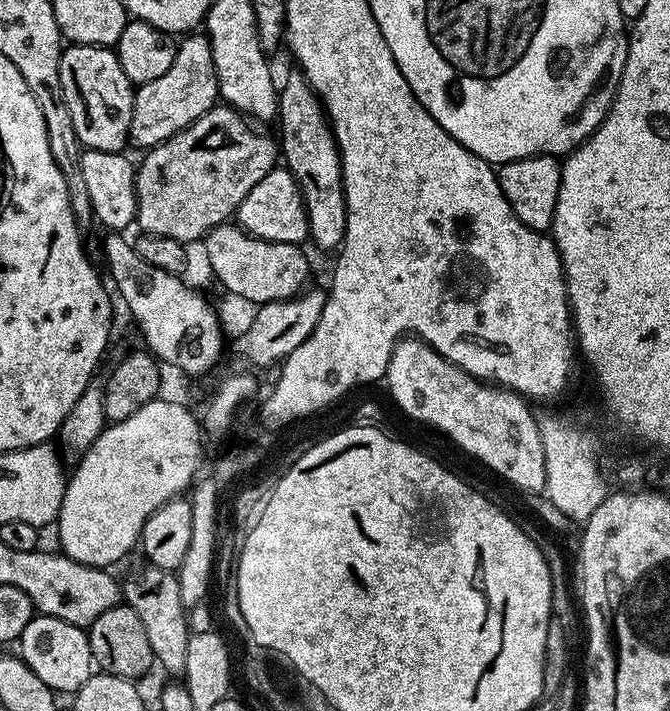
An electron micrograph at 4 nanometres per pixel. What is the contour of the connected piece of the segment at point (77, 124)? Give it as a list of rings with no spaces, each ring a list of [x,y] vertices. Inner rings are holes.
[[[69,43],[60,54],[60,77],[62,94],[66,98],[66,106],[70,106],[70,118],[74,121],[74,134],[78,134],[81,145],[94,150],[124,152],[130,144],[128,131],[132,121],[134,86],[126,78],[126,70],[122,70],[115,51],[98,44]]]

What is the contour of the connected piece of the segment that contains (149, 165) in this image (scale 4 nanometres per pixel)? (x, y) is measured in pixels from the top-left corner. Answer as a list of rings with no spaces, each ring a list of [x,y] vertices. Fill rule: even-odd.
[[[217,106],[211,108],[206,114],[202,114],[202,118],[198,118],[190,126],[186,126],[178,134],[174,134],[166,142],[162,142],[157,148],[149,148],[143,153],[144,161],[139,161],[136,169],[136,197],[138,198],[138,206],[136,207],[136,224],[139,231],[146,236],[161,236],[162,238],[174,238],[178,242],[182,242],[186,246],[192,246],[192,243],[203,241],[208,231],[217,228],[220,224],[227,224],[235,217],[236,212],[240,209],[242,198],[246,198],[246,194],[250,194],[250,190],[254,190],[254,186],[258,186],[258,182],[262,182],[262,178],[266,178],[266,174],[270,174],[272,168],[278,164],[278,144],[275,139],[272,140],[264,132],[255,132],[251,128],[249,117],[243,112],[236,111],[235,108],[227,106]]]

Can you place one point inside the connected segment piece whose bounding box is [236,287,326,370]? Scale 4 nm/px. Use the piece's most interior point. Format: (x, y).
(278, 329)

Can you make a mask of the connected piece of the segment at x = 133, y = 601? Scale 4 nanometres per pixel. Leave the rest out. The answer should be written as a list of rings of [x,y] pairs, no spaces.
[[[143,566],[122,584],[122,596],[128,607],[138,614],[146,630],[146,639],[150,642],[153,661],[169,672],[169,677],[183,677],[186,670],[186,646],[190,635],[190,625],[186,607],[179,590],[179,578],[176,572],[167,572],[161,568]]]

